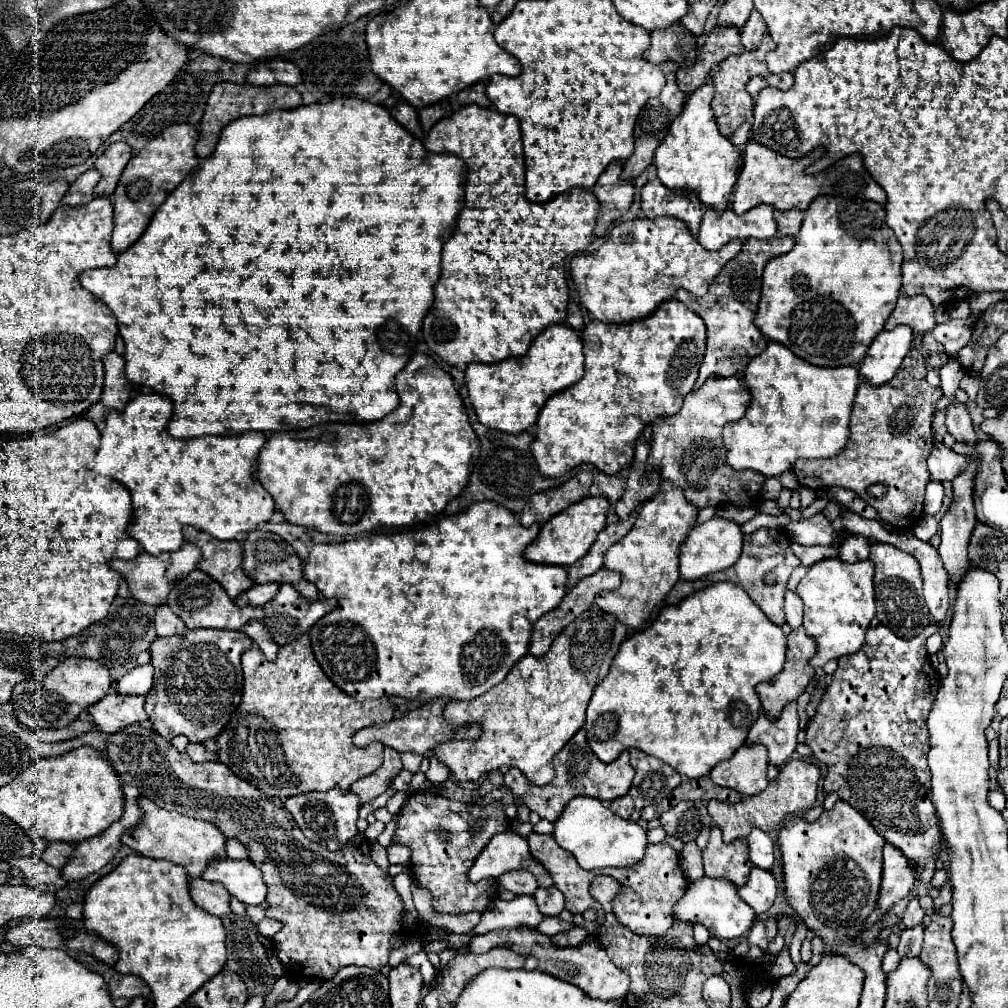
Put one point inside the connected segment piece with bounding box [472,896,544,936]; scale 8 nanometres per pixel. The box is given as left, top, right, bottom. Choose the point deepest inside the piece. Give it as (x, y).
(522, 911)

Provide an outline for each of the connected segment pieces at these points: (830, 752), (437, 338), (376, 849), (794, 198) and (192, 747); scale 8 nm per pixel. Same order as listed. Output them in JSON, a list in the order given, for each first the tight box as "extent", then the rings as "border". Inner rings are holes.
[{"extent":[806,624,942,882],"border":[[[938,624],[926,626],[924,632],[912,640],[902,640],[886,626],[868,628],[862,650],[838,660],[838,670],[832,674],[832,684],[826,688],[816,714],[808,720],[806,726],[808,748],[812,750],[814,758],[828,766],[824,776],[824,790],[836,792],[844,802],[854,806],[886,842],[896,846],[908,858],[922,882],[930,882],[942,844],[938,818],[928,794],[930,770],[926,764],[926,716],[932,708],[934,694],[940,684],[926,652],[926,638],[934,632],[938,632]]]},{"extent":[424,104,600,366],"border":[[[470,104],[452,116],[442,118],[430,130],[424,146],[430,152],[456,154],[468,166],[466,208],[458,216],[456,234],[452,234],[442,250],[442,276],[434,288],[434,308],[430,308],[424,318],[424,340],[444,362],[452,366],[470,362],[490,364],[510,356],[522,356],[546,326],[566,322],[566,260],[584,252],[592,242],[592,230],[600,204],[596,196],[584,188],[568,190],[566,194],[558,194],[554,200],[544,204],[530,202],[524,192],[520,120],[492,108],[484,110]]]},{"extent":[370,842,390,870],"border":[[[374,842],[370,854],[372,854],[372,860],[374,860],[382,870],[388,870],[390,862],[388,862],[388,858],[386,858],[386,848],[384,848],[384,846],[380,846],[378,842]]]},{"extent":[732,142,886,214],"border":[[[748,142],[744,150],[744,166],[736,182],[736,192],[732,196],[732,210],[736,214],[744,214],[746,210],[758,206],[758,204],[772,204],[778,210],[790,210],[800,208],[806,210],[808,204],[814,200],[814,196],[820,194],[832,194],[832,196],[844,196],[844,198],[864,198],[878,202],[880,206],[886,206],[886,192],[878,182],[872,180],[868,170],[862,164],[860,154],[850,154],[832,164],[830,168],[818,172],[818,174],[806,174],[806,166],[802,166],[802,160],[794,160],[788,156],[780,156],[778,152],[758,144]]]},{"extent":[186,744,218,762],"border":[[[188,744],[188,748],[186,748],[186,752],[188,752],[188,756],[194,760],[194,762],[206,762],[206,760],[218,760],[216,758],[216,754],[212,754],[212,752],[208,752],[206,748],[204,748],[204,744]]]}]

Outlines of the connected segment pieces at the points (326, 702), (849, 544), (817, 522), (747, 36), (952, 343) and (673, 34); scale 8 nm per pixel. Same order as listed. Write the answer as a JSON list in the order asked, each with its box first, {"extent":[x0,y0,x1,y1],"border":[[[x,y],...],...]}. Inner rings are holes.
[{"extent":[216,634,394,798],"border":[[[304,634],[296,642],[290,642],[288,646],[282,646],[274,662],[266,660],[258,646],[246,650],[242,654],[242,672],[244,672],[242,702],[232,720],[228,722],[228,726],[224,728],[224,732],[216,738],[216,744],[220,746],[218,754],[220,762],[226,764],[236,776],[260,788],[266,796],[288,798],[312,790],[326,792],[332,790],[334,786],[338,786],[340,790],[350,790],[350,786],[356,780],[380,768],[384,744],[372,742],[366,748],[358,748],[352,742],[352,736],[360,728],[392,720],[394,706],[390,698],[356,702],[356,698],[342,694],[342,690],[320,670],[320,664],[312,654],[308,634]]]},{"extent":[840,534,870,562],"border":[[[852,534],[840,548],[840,558],[844,562],[858,562],[858,560],[866,560],[868,558],[868,550],[870,550],[870,542],[864,536]]]},{"extent":[788,512,838,546],"border":[[[818,512],[812,518],[802,518],[796,522],[788,524],[788,536],[792,538],[792,542],[798,542],[802,546],[814,546],[814,544],[822,544],[822,546],[830,546],[836,542],[838,532],[832,528],[832,524],[828,522],[828,518]]]},{"extent":[740,10,766,50],"border":[[[752,10],[748,22],[744,24],[744,28],[740,30],[742,34],[742,44],[746,50],[754,50],[756,46],[760,46],[760,40],[766,32],[766,24],[764,24],[764,18],[760,16],[758,10]]]},{"extent":[932,318,972,356],"border":[[[962,318],[962,320],[948,320],[944,324],[938,324],[932,330],[932,336],[946,348],[948,356],[954,356],[958,350],[962,350],[970,336],[972,336],[972,318]]]},{"extent":[644,22,696,66],"border":[[[680,22],[668,26],[664,30],[650,32],[650,48],[644,52],[644,58],[652,64],[660,64],[664,60],[674,60],[684,66],[692,66],[696,62],[696,36],[690,30],[684,30]]]}]

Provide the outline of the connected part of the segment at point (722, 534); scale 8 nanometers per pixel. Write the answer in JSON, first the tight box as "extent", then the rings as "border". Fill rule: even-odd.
{"extent":[680,516,744,580],"border":[[[720,516],[710,518],[708,522],[696,526],[688,534],[686,542],[682,544],[682,548],[680,548],[680,576],[684,580],[696,580],[700,576],[708,576],[712,572],[730,568],[742,552],[742,542],[744,542],[744,532],[738,522],[720,518]]]}

